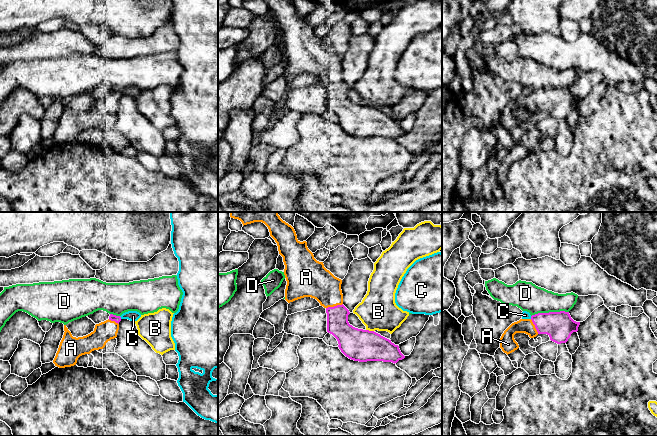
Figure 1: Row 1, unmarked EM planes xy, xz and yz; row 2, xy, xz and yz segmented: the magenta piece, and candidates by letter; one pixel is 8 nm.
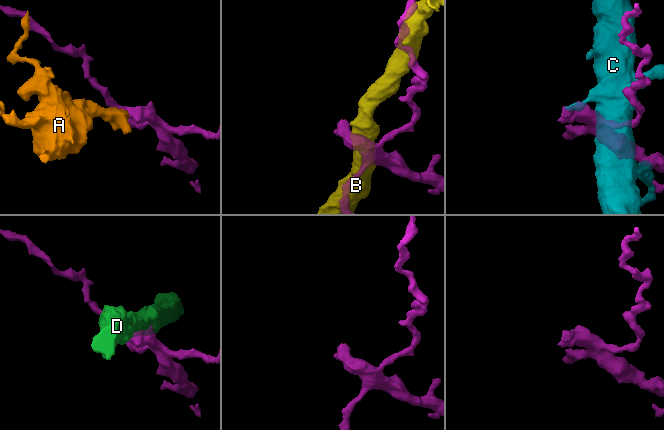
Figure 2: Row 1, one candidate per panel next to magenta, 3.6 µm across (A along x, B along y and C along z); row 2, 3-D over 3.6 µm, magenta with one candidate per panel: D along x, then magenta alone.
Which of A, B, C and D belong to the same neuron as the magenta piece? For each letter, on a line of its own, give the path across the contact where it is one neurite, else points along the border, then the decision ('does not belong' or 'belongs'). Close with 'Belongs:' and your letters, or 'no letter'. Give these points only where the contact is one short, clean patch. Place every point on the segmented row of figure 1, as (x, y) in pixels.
A: belongs
B: does not belong
C: does not belong
D: does not belong
Belongs: A

